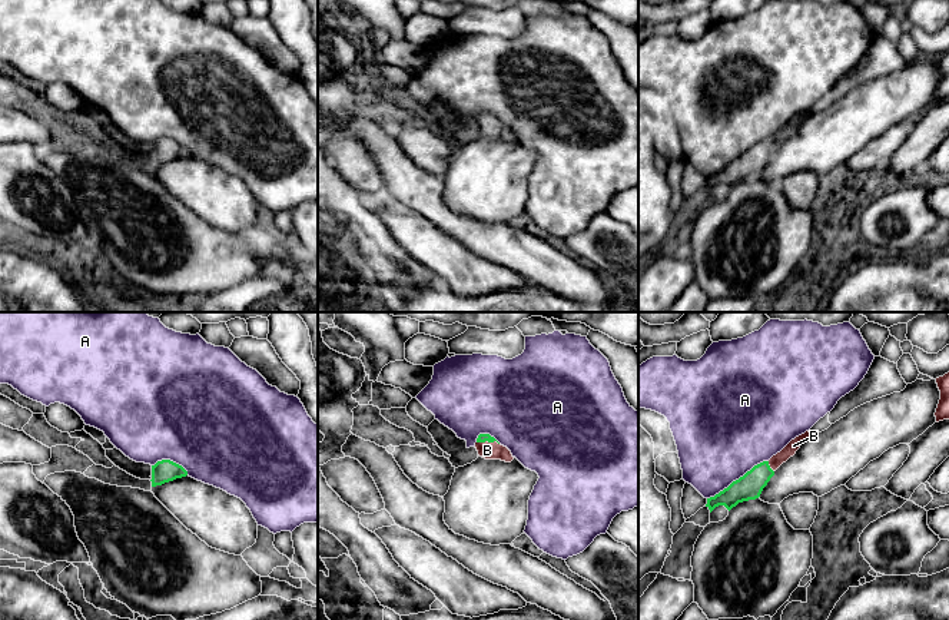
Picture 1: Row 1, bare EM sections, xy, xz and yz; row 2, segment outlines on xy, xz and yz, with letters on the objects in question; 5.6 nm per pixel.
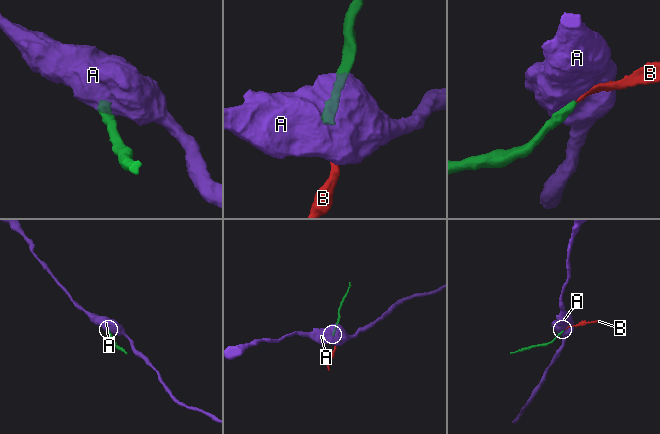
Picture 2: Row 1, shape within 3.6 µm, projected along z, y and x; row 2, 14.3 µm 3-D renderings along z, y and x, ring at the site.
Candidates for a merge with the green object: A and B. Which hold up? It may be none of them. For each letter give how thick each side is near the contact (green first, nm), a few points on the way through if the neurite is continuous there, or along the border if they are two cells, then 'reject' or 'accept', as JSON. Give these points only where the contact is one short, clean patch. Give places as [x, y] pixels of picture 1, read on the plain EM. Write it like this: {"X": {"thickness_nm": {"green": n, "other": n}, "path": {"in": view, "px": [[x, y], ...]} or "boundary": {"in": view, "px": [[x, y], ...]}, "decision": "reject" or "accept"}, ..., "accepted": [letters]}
{"A": {"thickness_nm": {"green": 140, "other": 480}, "boundary": {"in": "yz", "px": [[767, 139], [755, 143], [707, 178]]}, "decision": "reject"}, "B": {"thickness_nm": {"green": 50, "other": 100}, "path": {"in": "xz", "px": [[483, 116], [488, 120], [487, 129]]}, "decision": "accept"}, "accepted": ["B"]}

